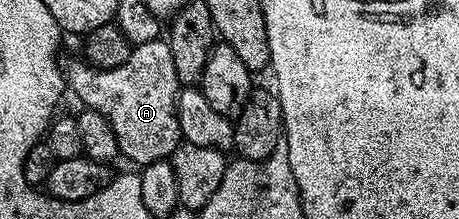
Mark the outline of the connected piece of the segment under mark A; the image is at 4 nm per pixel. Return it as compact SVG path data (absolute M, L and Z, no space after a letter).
M166 39L145 42L132 47L129 58L113 70L93 68L76 58L65 68L65 84L75 91L84 109L100 112L113 126L120 157L138 166L166 160L181 143L175 99L181 87L177 70L173 70L173 54Z

